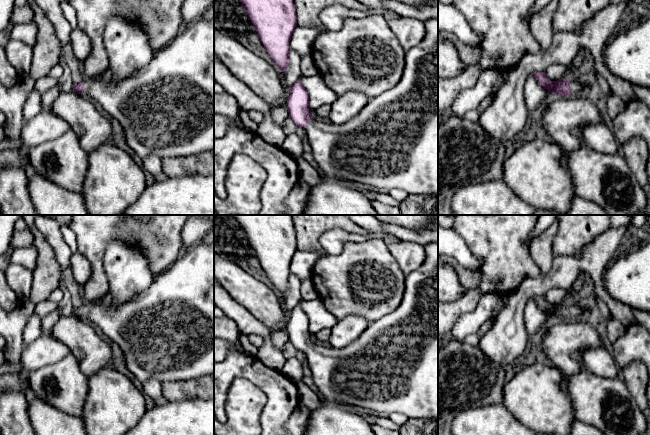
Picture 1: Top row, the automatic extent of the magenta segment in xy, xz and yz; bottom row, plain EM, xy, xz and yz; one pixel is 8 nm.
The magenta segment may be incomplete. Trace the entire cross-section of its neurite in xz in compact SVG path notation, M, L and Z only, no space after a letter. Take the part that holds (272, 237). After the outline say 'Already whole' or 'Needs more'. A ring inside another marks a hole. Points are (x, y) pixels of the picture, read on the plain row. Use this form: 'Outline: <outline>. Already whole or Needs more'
Outline: M231 215L242 227L251 247L256 253L258 261L276 292L282 294L282 301L289 288L290 264L297 250L296 233L291 215Z. Already whole

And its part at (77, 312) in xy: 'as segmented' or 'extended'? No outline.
extended

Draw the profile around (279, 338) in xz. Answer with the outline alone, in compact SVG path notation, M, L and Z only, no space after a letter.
M287 330L271 333L271 341L278 349L282 349L283 345L289 341Z

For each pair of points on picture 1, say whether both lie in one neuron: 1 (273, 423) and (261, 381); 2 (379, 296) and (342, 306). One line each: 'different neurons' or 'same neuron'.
1: same neuron
2: same neuron

